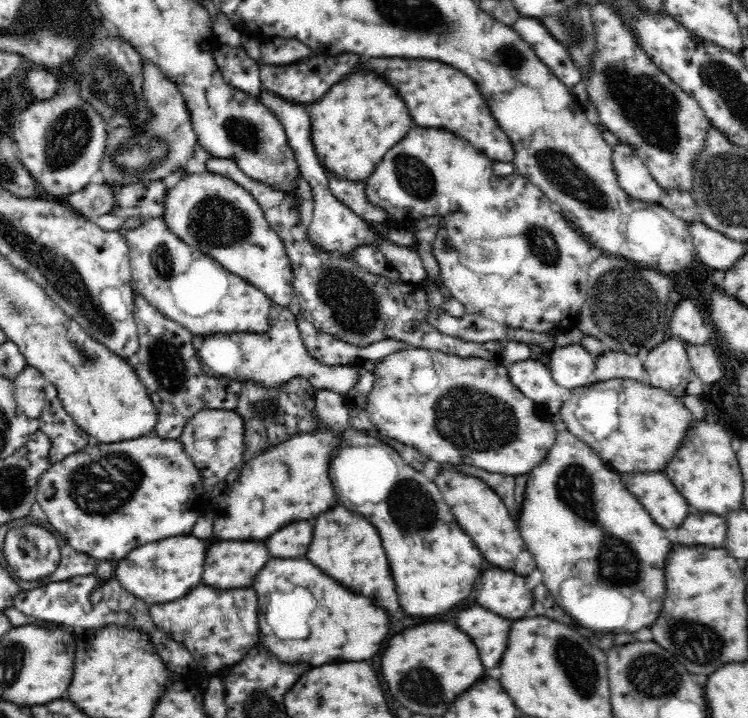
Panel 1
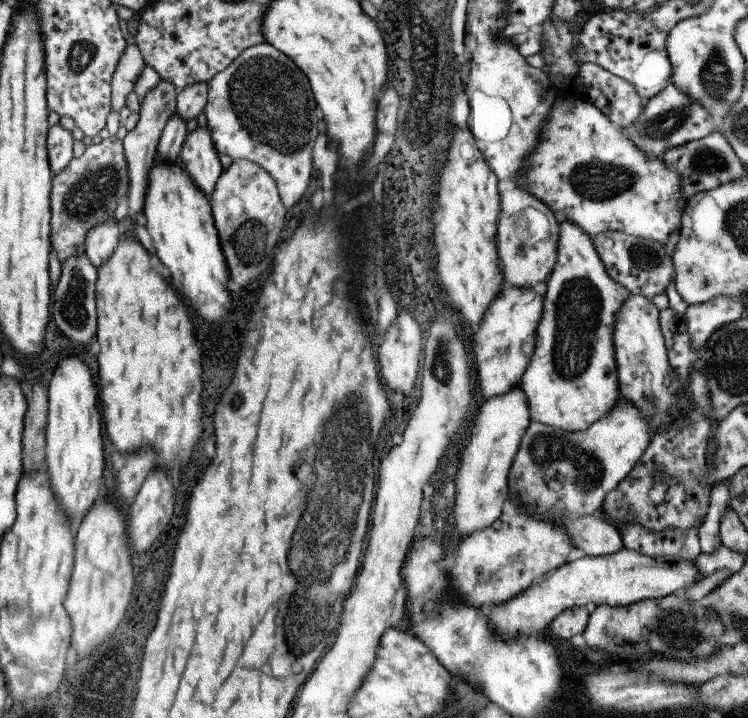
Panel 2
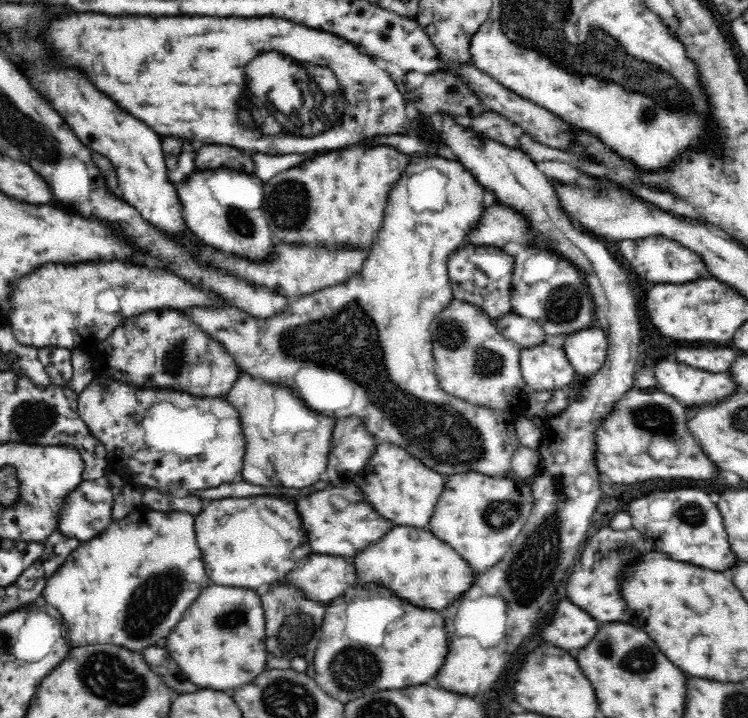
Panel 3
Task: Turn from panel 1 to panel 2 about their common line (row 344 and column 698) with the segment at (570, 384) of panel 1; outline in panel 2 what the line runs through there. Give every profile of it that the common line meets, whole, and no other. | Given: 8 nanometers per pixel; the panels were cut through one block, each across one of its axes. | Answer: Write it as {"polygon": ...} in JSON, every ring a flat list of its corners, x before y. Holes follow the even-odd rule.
{"polygon":[[625,547,607,556,585,555,545,574,503,604,493,606,487,620,491,620,491,628,495,628,495,632,499,632,503,640,509,640,511,636,523,636,529,630,542,632,563,609,597,605,622,607,647,598,679,594,687,584,700,578,694,561,695,559,685,562,682,558,645,556]]}

